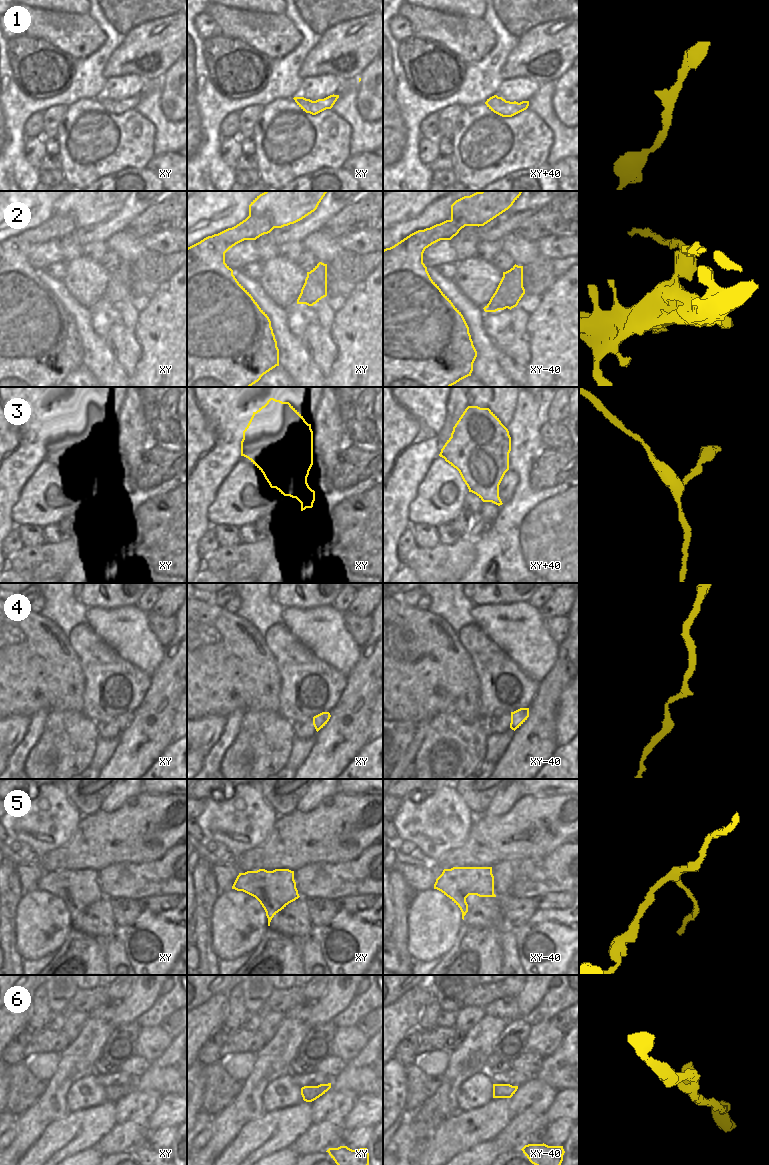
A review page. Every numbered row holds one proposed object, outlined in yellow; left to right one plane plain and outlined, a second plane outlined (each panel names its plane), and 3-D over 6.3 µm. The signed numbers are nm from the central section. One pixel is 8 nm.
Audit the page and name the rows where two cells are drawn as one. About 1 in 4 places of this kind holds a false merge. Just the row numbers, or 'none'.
2

